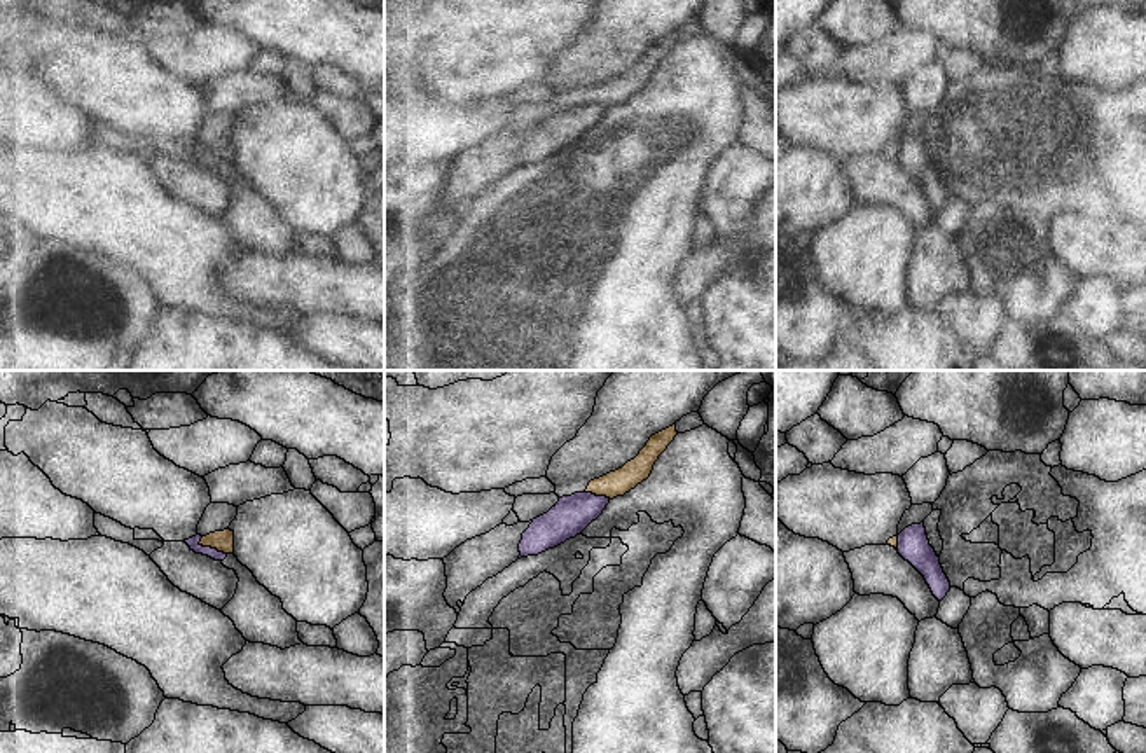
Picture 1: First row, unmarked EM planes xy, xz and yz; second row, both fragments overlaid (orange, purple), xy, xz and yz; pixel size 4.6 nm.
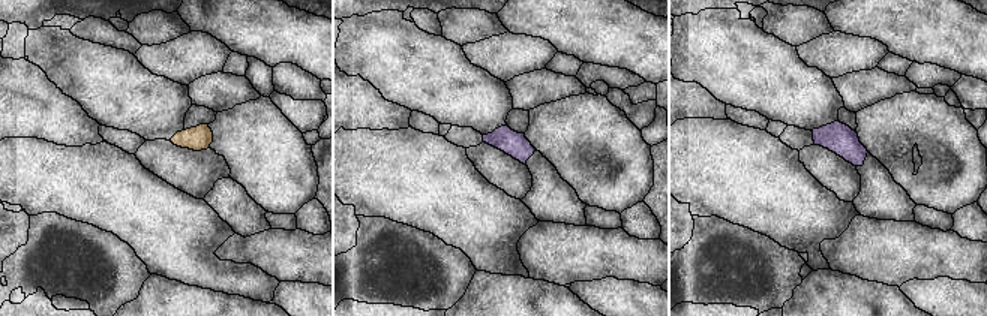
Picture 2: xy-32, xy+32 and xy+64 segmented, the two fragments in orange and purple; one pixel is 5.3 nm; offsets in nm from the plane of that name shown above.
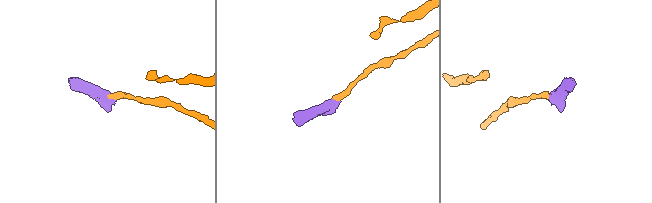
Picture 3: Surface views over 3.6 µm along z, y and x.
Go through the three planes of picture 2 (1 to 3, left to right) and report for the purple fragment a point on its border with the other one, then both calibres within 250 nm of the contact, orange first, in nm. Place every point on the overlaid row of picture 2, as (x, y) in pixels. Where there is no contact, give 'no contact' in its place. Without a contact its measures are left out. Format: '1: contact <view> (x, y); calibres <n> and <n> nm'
1: no contact
2: no contact
3: no contact

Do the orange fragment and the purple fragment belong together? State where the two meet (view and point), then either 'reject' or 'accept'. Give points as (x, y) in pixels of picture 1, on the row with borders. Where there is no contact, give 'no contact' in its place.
meets orange in xy at (212, 547); reject

